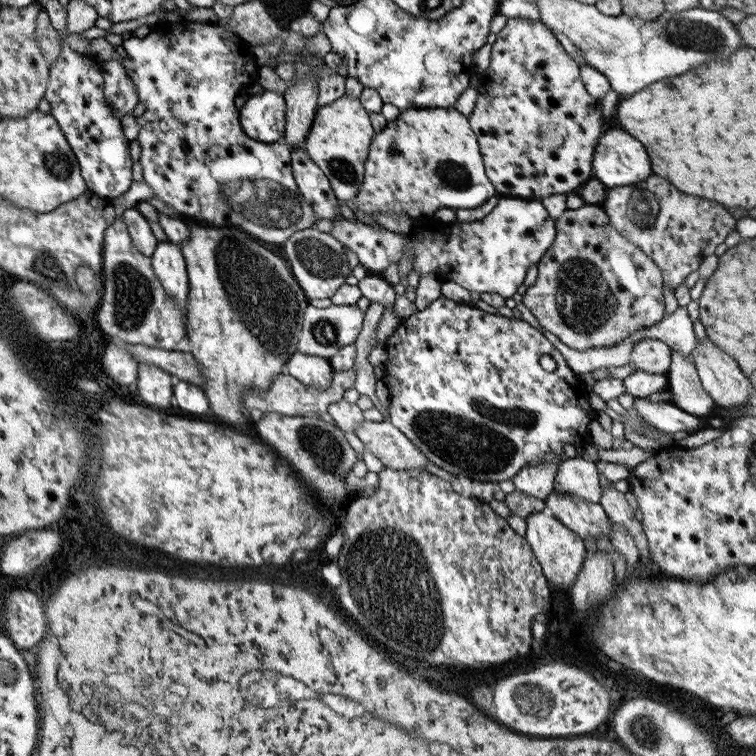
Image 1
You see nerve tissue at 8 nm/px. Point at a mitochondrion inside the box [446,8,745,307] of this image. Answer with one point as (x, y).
(686, 34)

